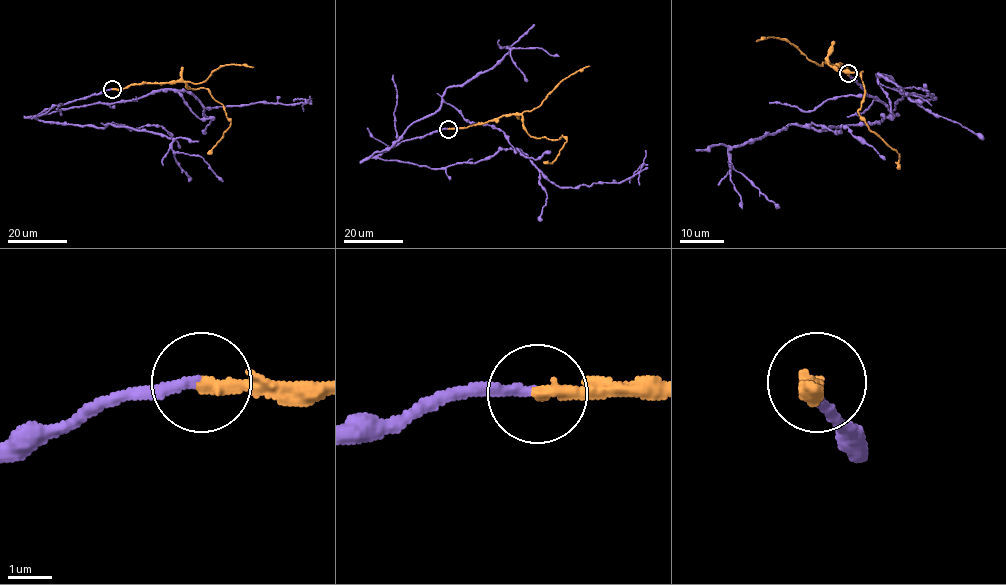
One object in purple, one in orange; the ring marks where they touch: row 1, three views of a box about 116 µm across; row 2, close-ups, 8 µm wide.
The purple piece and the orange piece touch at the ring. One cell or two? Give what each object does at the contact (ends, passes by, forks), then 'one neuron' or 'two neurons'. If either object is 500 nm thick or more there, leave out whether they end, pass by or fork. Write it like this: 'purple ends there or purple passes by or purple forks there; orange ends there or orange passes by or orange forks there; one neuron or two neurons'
purple ends there; orange ends there; one neuron

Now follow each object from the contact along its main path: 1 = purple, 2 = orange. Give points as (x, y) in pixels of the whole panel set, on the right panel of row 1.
1: (848, 73), (888, 109), (907, 93), (879, 74), (911, 101), (935, 98), (903, 89), (928, 91)
2: (848, 73), (842, 65), (828, 63), (840, 71), (862, 72), (865, 96), (858, 114), (898, 153), (897, 169)

